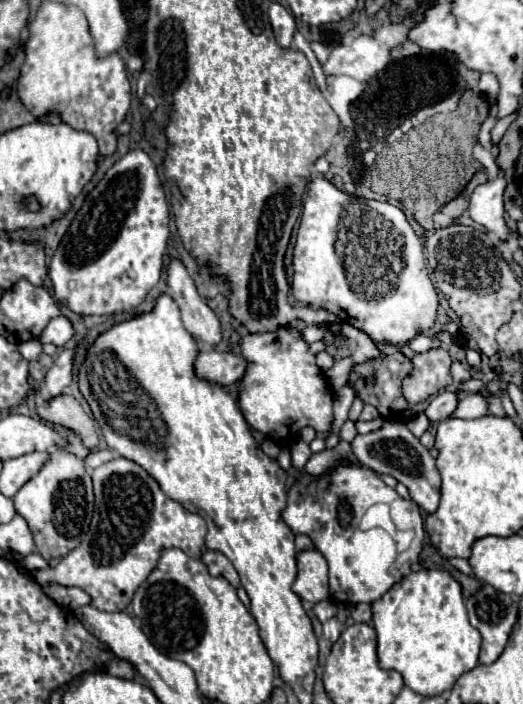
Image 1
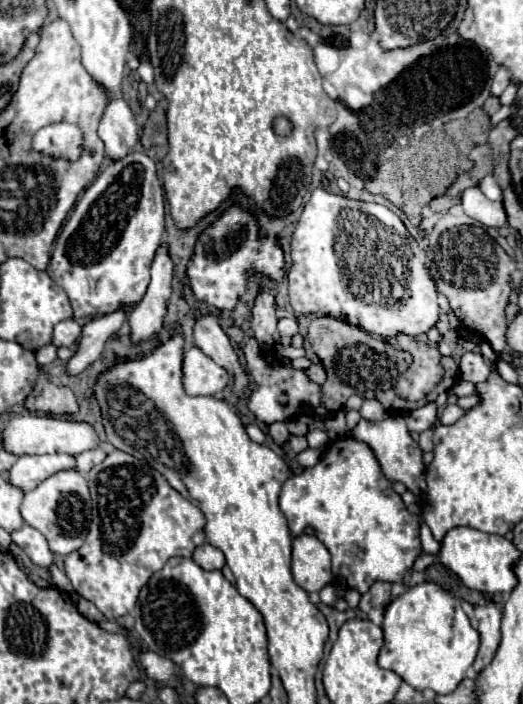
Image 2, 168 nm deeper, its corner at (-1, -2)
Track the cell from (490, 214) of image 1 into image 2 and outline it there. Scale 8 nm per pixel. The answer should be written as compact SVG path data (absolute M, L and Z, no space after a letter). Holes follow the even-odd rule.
M467 189L461 197L461 205L471 219L475 219L487 227L499 229L507 223L507 213L505 213L503 203L487 199L481 193L481 189Z

